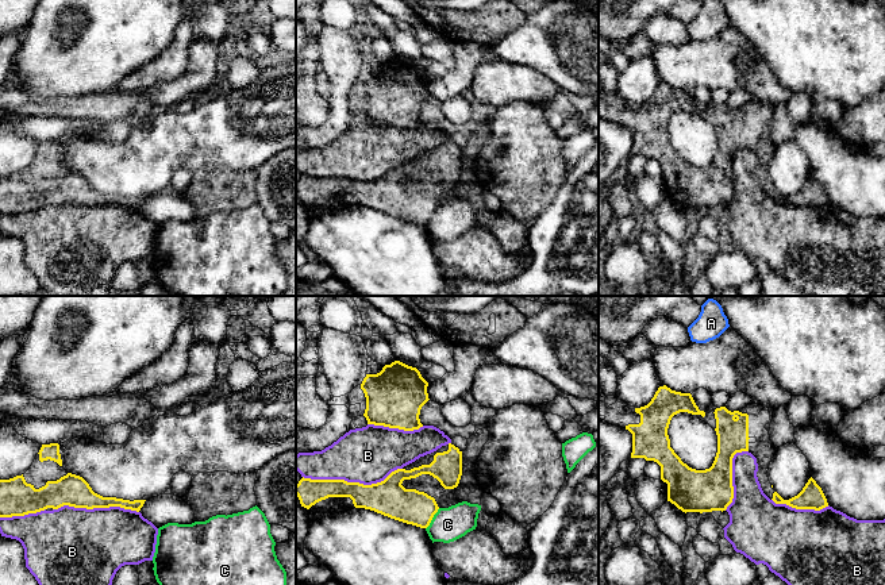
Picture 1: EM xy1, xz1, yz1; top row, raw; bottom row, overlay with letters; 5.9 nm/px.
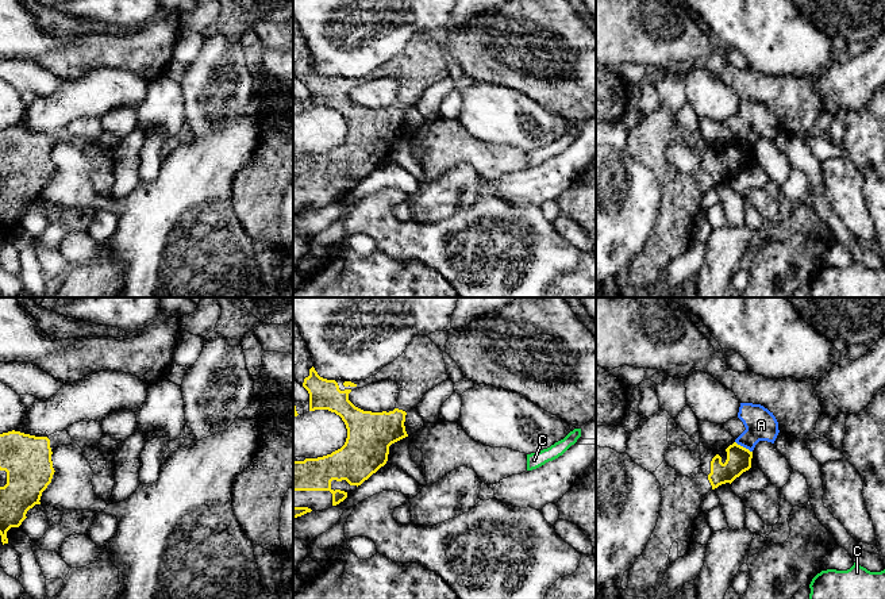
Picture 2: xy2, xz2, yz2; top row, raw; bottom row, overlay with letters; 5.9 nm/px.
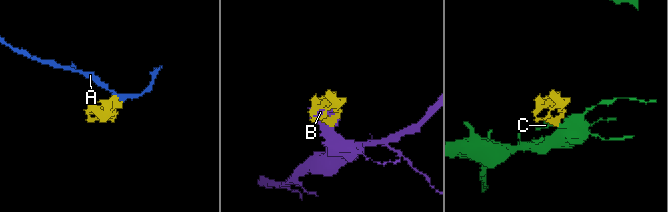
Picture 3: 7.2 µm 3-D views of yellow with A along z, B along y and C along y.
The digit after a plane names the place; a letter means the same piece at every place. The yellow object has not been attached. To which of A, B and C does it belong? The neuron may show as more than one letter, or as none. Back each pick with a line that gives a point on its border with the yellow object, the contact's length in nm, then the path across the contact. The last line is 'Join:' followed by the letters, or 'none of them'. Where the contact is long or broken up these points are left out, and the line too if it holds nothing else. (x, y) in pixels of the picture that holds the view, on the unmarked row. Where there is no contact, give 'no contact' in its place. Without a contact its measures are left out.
Join: none of them

